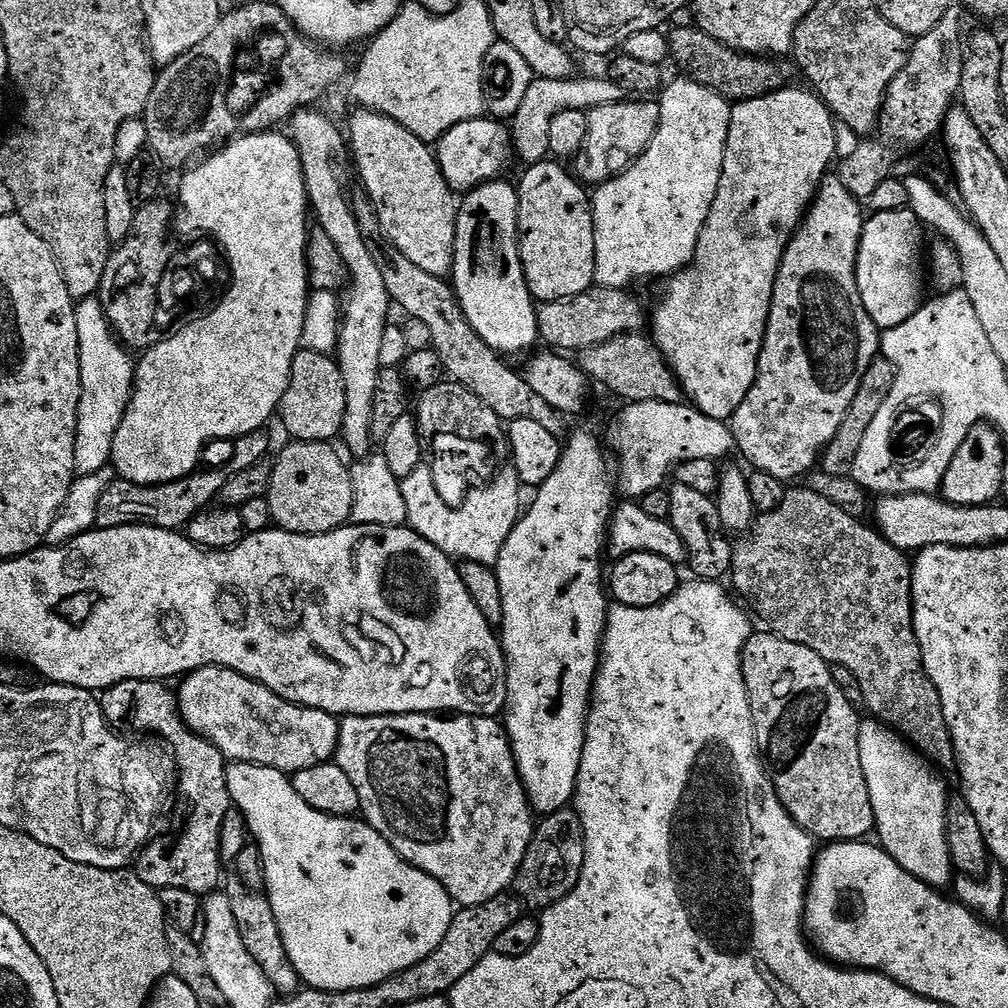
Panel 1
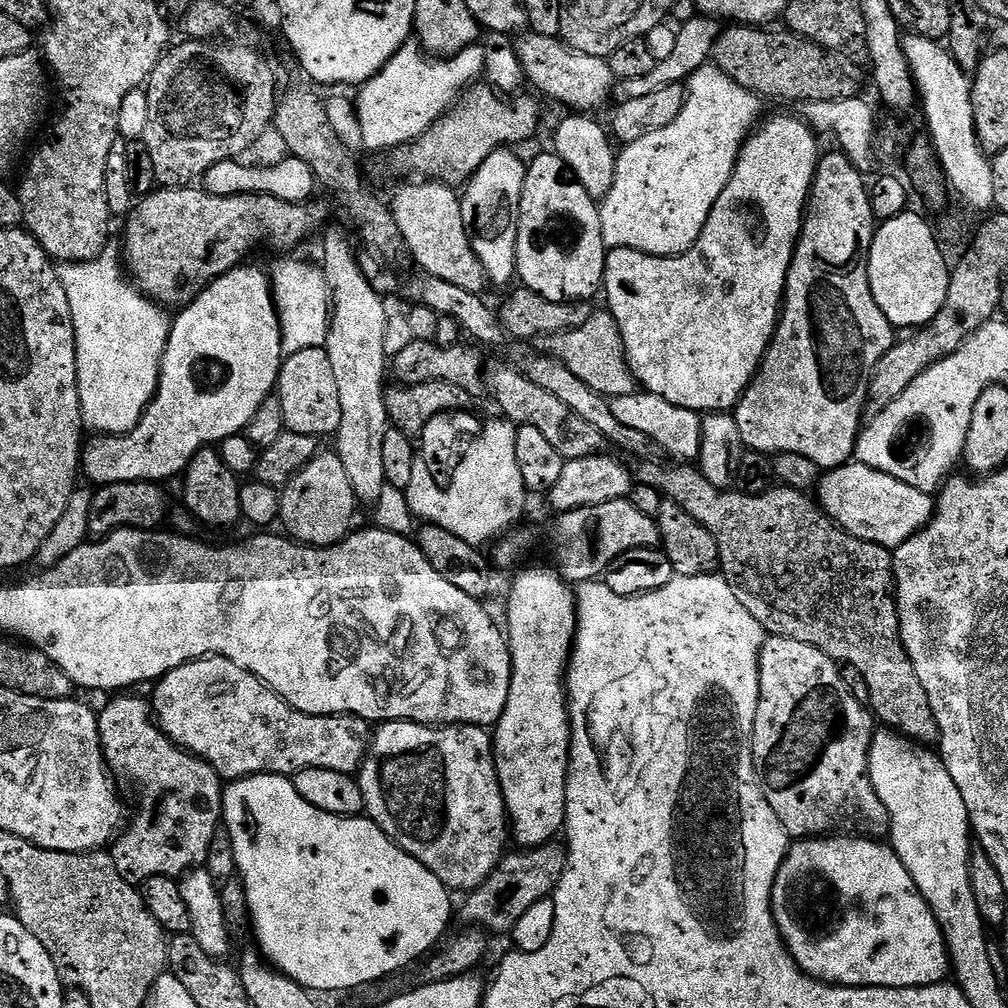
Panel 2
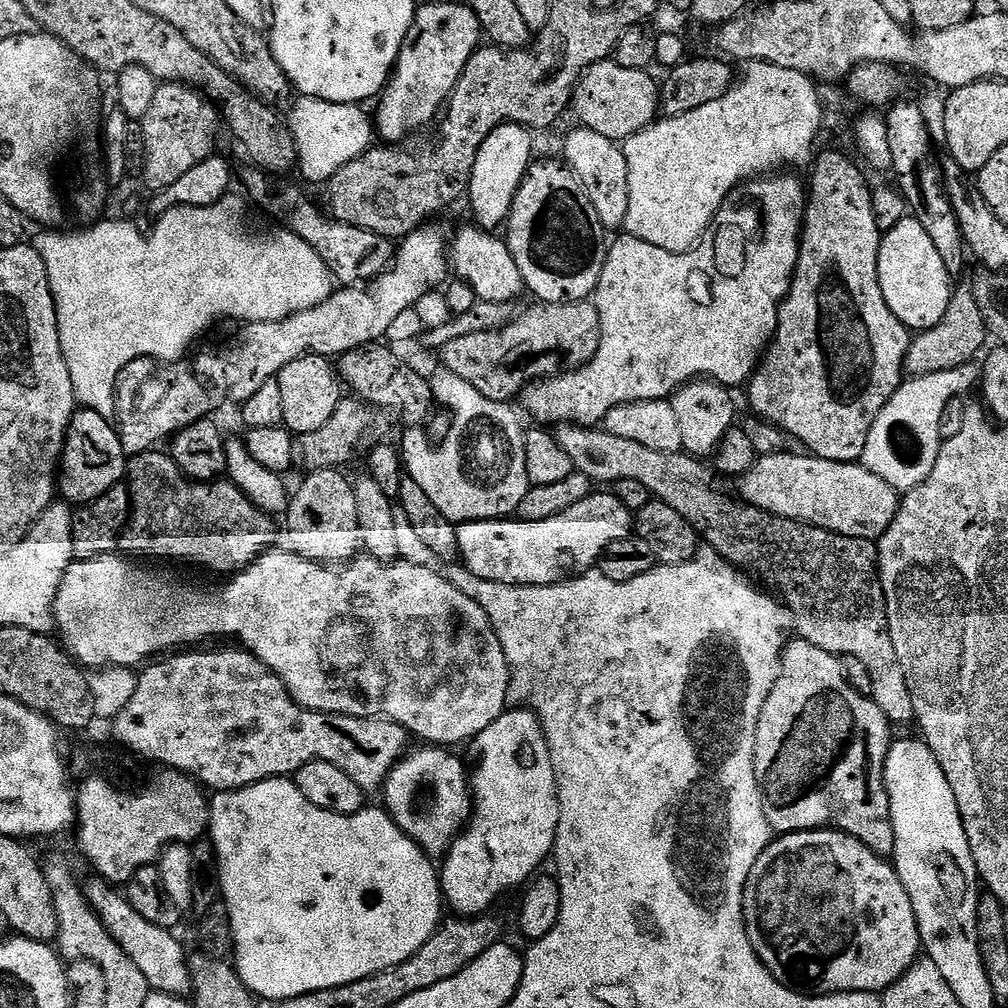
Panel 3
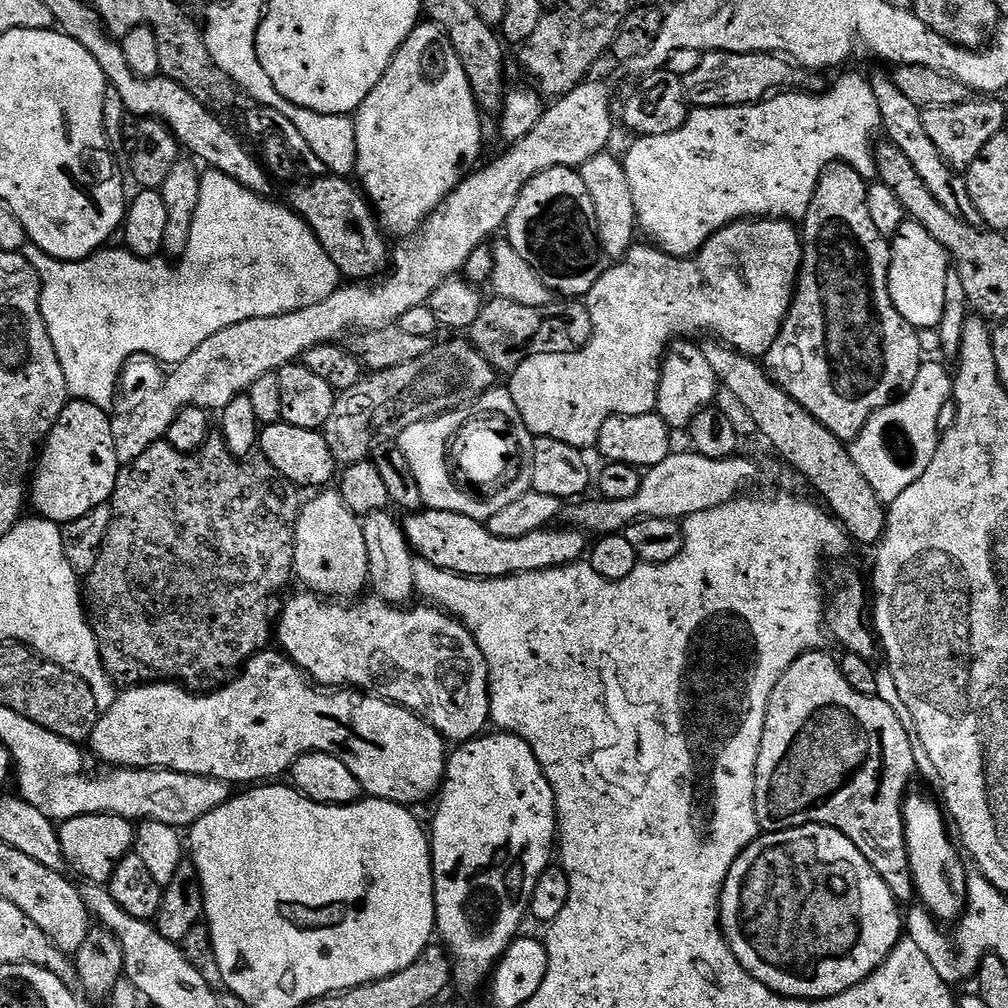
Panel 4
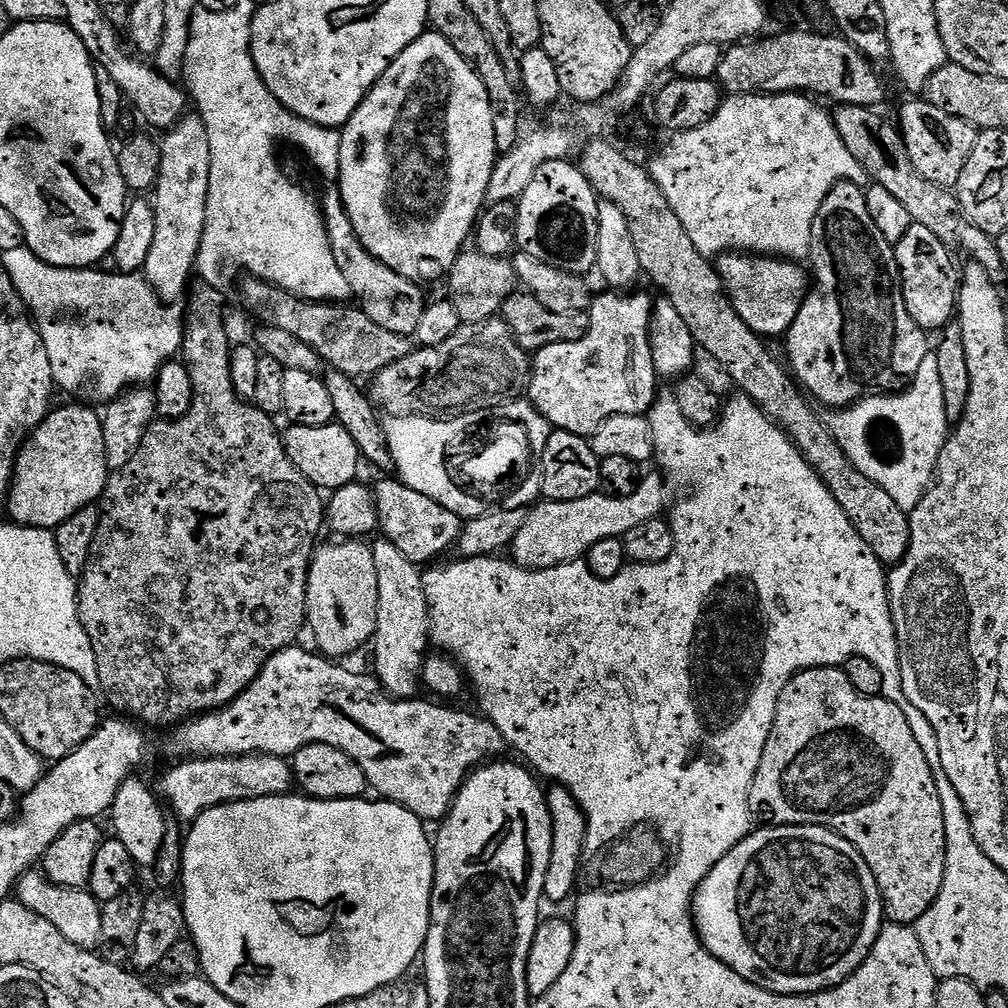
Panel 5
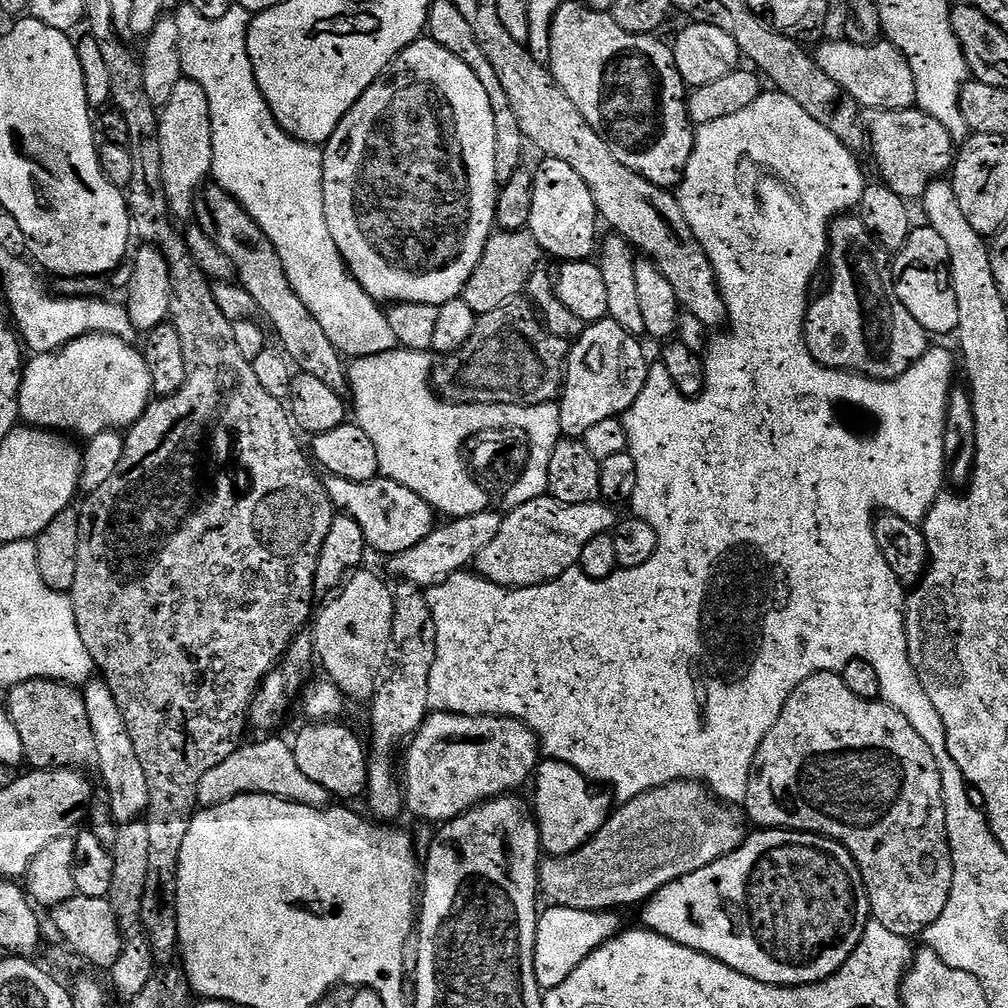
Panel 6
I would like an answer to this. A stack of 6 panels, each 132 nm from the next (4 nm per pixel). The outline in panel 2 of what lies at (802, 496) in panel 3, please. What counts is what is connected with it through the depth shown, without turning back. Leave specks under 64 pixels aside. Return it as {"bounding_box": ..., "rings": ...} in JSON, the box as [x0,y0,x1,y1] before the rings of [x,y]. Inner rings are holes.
{"bounding_box":[818,462,934,550],"rings":[[[859,462],[827,469],[818,485],[818,503],[839,528],[866,542],[895,550],[932,521],[934,500],[929,493],[918,490],[890,474]]]}

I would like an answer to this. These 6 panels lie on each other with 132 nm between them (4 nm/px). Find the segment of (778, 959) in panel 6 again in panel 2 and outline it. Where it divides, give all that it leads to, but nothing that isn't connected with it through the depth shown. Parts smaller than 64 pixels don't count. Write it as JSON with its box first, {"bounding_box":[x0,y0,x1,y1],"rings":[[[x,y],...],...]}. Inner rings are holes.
{"bounding_box":[773,834,950,988],"rings":[[[852,834],[832,835],[827,838],[797,839],[789,847],[776,875],[773,888],[773,916],[776,919],[776,928],[780,932],[780,937],[784,939],[784,945],[788,947],[788,953],[796,960],[797,966],[803,968],[804,975],[811,976],[814,980],[823,980],[825,984],[842,988],[924,988],[928,984],[941,983],[947,977],[944,975],[949,975],[950,972],[948,947],[944,944],[944,935],[930,906],[922,898],[914,878],[910,878],[906,866],[902,866],[902,862],[896,857],[896,851],[876,838]]]}

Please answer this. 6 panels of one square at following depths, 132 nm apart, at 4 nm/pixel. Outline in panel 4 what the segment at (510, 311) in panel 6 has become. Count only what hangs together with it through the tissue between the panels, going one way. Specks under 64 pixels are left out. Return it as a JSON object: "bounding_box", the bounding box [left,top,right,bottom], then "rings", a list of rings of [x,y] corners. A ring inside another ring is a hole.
{"bounding_box":[322,340,497,466],"rings":[[[464,340],[437,343],[430,354],[422,354],[422,358],[417,358],[415,362],[372,372],[367,378],[350,386],[350,390],[339,393],[334,402],[334,410],[330,410],[330,418],[322,429],[337,465],[347,466],[367,460],[378,438],[395,441],[410,426],[473,404],[478,397],[497,387],[496,369],[475,344]]]}

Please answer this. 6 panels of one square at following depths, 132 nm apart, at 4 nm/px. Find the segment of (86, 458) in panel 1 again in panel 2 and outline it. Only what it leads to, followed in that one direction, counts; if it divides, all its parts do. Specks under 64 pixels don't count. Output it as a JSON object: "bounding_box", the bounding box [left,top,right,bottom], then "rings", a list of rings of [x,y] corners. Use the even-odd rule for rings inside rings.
{"bounding_box":[59,247,173,436],"rings":[[[119,247],[105,248],[96,260],[64,264],[59,269],[59,275],[70,302],[70,314],[74,322],[76,377],[85,429],[92,434],[126,436],[140,425],[144,412],[160,386],[160,363],[172,333],[173,317],[136,287],[122,263]]]}

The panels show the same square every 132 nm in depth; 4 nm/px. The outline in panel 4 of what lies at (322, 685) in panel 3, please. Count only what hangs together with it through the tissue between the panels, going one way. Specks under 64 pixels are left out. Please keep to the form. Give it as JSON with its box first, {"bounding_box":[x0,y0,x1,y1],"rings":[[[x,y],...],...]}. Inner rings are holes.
{"bounding_box":[278,590,492,742],"rings":[[[307,590],[290,596],[280,609],[278,644],[280,640],[284,655],[316,683],[367,690],[383,700],[401,704],[432,724],[448,742],[475,740],[487,729],[484,727],[489,727],[492,678],[488,674],[488,663],[471,629],[460,619],[436,606],[412,608],[387,604],[375,594],[351,602],[337,602]]]}

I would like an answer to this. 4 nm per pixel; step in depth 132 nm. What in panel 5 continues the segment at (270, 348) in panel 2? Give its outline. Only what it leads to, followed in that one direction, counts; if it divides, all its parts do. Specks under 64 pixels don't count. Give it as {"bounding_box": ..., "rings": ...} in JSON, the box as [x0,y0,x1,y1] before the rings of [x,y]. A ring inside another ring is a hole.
{"bounding_box":[6,404,110,530],"rings":[[[68,404],[65,408],[59,406],[53,407],[49,411],[48,416],[37,428],[28,435],[20,447],[20,453],[16,456],[16,469],[12,472],[12,484],[8,487],[8,507],[6,509],[7,519],[14,524],[21,524],[27,528],[47,528],[49,530],[56,529],[62,522],[66,522],[66,518],[70,518],[70,514],[78,514],[78,510],[95,505],[97,501],[103,497],[104,488],[108,485],[110,469],[108,459],[106,458],[106,442],[102,434],[102,426],[104,425],[101,413],[95,412],[92,408],[87,408],[84,404]]]}

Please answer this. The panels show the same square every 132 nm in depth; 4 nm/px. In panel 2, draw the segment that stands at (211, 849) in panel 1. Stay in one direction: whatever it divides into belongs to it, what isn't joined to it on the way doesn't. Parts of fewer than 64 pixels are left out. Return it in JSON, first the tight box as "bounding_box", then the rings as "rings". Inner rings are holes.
{"bounding_box":[98,694,222,886],"rings":[[[136,694],[113,695],[109,699],[113,700],[104,709],[99,709],[98,719],[100,741],[109,773],[117,781],[125,780],[140,791],[140,809],[116,837],[110,855],[114,866],[118,866],[118,874],[122,874],[126,882],[142,886],[155,876],[180,878],[193,868],[207,865],[210,842],[214,842],[222,824],[222,777],[206,760],[185,752],[160,729],[154,719],[154,709],[145,697],[143,700],[140,696],[132,695]]]}

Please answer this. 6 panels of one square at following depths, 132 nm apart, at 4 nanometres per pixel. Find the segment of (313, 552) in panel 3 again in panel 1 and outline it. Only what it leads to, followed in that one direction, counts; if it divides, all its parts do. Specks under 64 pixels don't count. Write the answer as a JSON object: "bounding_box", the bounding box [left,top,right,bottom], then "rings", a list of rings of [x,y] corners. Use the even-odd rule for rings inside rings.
{"bounding_box":[266,442,352,536],"rings":[[[292,442],[280,452],[280,461],[272,464],[272,480],[266,499],[272,524],[285,532],[317,536],[343,528],[352,519],[352,473],[349,465],[340,461],[328,442]]]}

